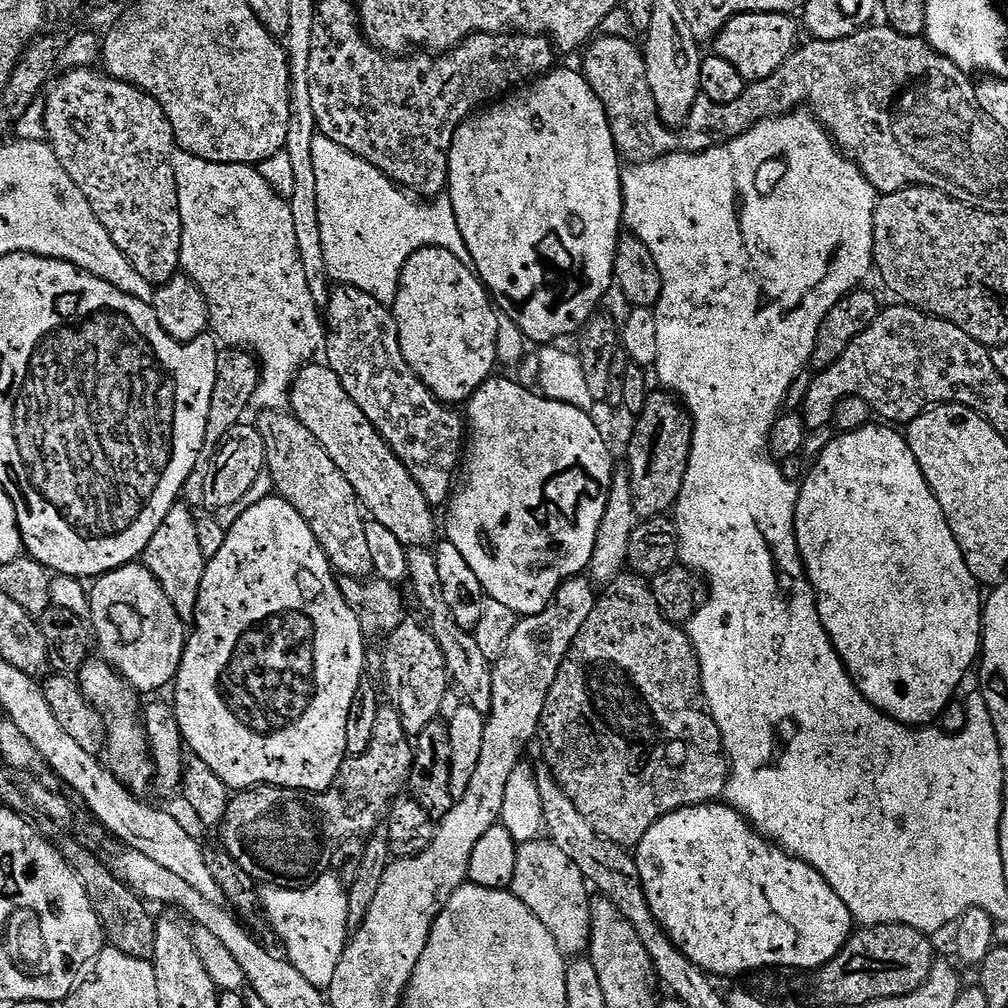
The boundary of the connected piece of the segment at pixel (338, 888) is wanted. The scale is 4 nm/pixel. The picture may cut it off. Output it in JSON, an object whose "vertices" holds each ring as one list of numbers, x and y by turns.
{"vertices":[[333,874,319,876,314,884,303,888,265,887,261,893,263,911,268,911,272,924,284,935,286,959,297,968,306,981,321,990,327,989,334,982,334,970,338,970,338,962,342,958,344,948,350,939,348,927,348,891,346,884]]}

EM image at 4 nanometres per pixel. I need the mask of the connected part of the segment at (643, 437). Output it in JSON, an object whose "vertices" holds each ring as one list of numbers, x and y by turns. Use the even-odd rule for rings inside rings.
{"vertices":[[652,390,640,416,635,417,636,429,628,444,626,467,634,490,634,510,637,517,663,517,671,513,680,497,682,482,690,462,692,449,692,415,673,393]]}

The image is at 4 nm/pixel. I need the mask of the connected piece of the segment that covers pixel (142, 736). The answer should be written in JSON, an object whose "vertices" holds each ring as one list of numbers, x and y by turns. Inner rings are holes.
{"vertices":[[103,658,88,659,78,673,78,683,84,696,104,718,108,756,106,766,133,796,147,797,148,788,150,792,154,784,154,761,148,746,148,736,143,727,138,726,142,716,141,697]]}

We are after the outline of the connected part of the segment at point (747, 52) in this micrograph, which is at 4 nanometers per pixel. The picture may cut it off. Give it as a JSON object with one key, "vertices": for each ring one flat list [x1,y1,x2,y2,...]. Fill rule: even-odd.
{"vertices":[[743,12,716,35,715,55,730,62,746,82,770,78,770,74,774,74,798,47,796,24,792,20,795,19,783,12]]}

